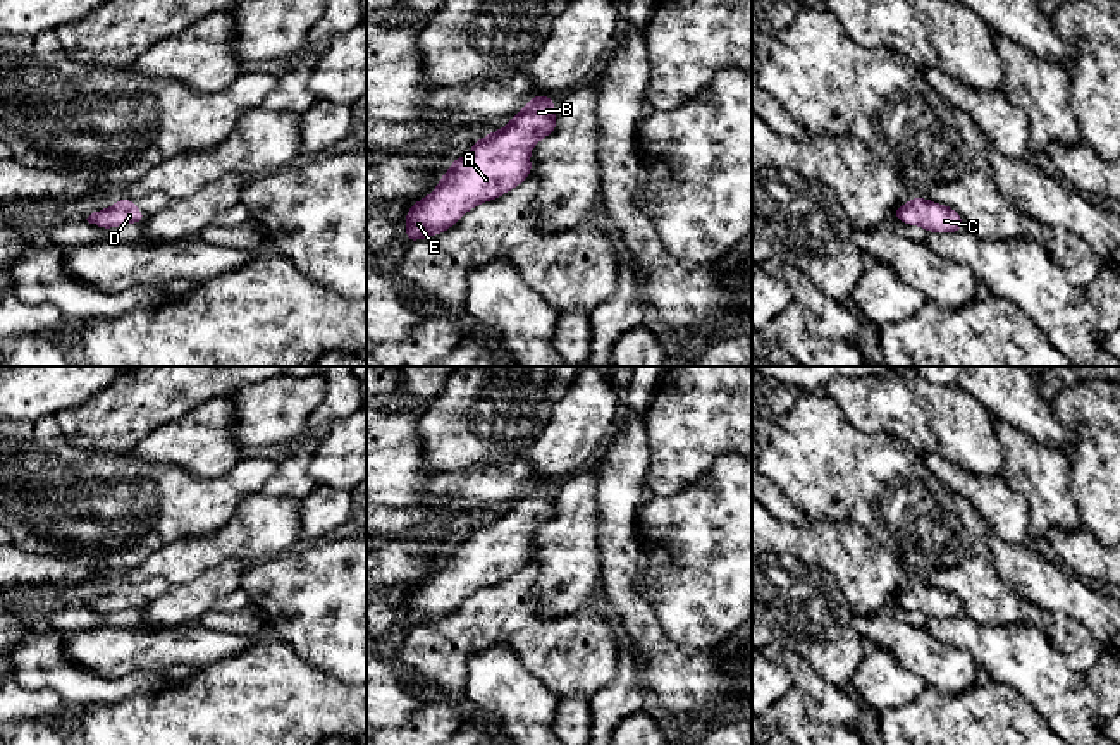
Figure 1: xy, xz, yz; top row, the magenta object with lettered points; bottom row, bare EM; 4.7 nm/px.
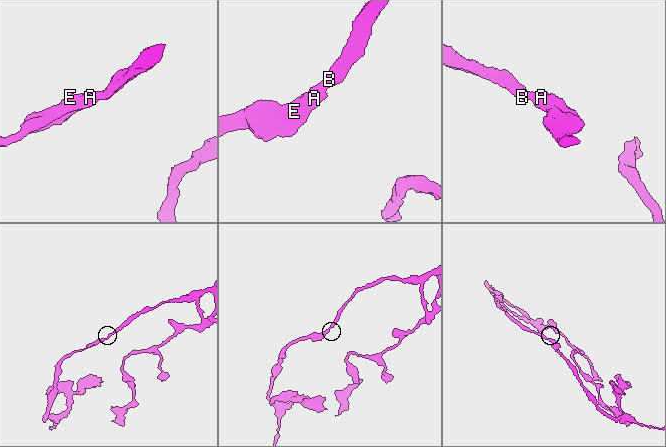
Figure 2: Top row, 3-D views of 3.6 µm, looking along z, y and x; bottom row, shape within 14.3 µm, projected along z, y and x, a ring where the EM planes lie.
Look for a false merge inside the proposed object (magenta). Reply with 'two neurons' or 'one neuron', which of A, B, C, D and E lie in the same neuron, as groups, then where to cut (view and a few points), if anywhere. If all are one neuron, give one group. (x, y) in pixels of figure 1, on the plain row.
one neuron | A B C D E | no cut

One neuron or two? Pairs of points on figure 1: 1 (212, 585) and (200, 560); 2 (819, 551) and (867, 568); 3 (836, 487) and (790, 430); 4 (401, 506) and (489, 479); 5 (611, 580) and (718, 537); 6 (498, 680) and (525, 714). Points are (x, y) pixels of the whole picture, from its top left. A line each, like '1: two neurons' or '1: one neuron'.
1: two neurons
2: one neuron
3: one neuron
4: one neuron
5: two neurons
6: one neuron

